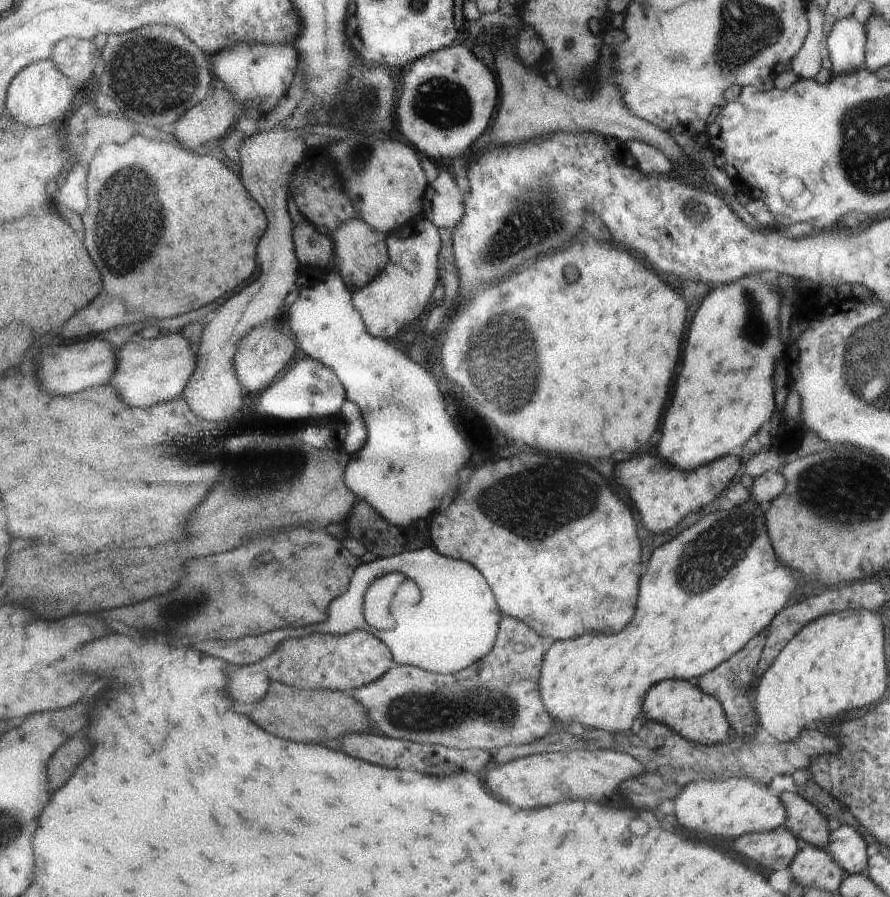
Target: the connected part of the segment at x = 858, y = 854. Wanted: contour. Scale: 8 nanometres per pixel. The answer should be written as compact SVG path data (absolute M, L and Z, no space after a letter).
M843 824L829 831L829 842L824 850L846 874L860 874L867 868L866 844L851 826Z

